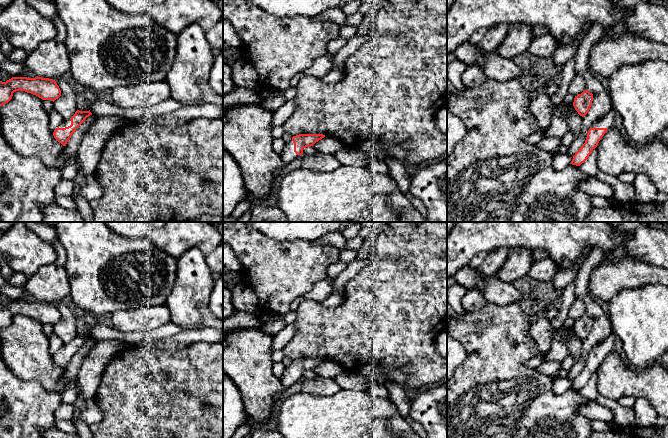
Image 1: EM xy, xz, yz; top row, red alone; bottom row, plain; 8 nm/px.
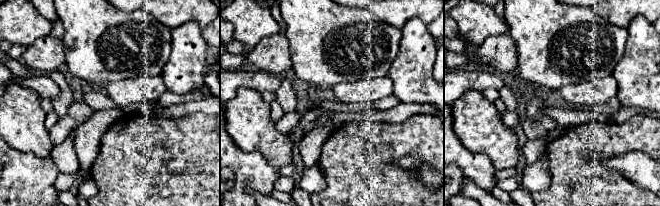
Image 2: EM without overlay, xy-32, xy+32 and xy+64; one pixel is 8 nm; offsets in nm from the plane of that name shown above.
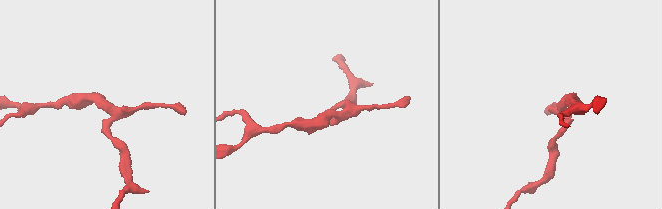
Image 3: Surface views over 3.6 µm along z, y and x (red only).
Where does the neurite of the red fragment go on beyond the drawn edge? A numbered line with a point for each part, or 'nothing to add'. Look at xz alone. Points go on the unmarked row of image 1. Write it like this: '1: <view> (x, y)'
1: xz (288, 379)

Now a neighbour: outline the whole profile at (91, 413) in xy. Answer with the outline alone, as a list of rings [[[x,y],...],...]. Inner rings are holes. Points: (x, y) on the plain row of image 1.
[[[95,397],[85,401],[84,408],[81,410],[79,418],[89,426],[101,421],[103,412],[98,406]]]

